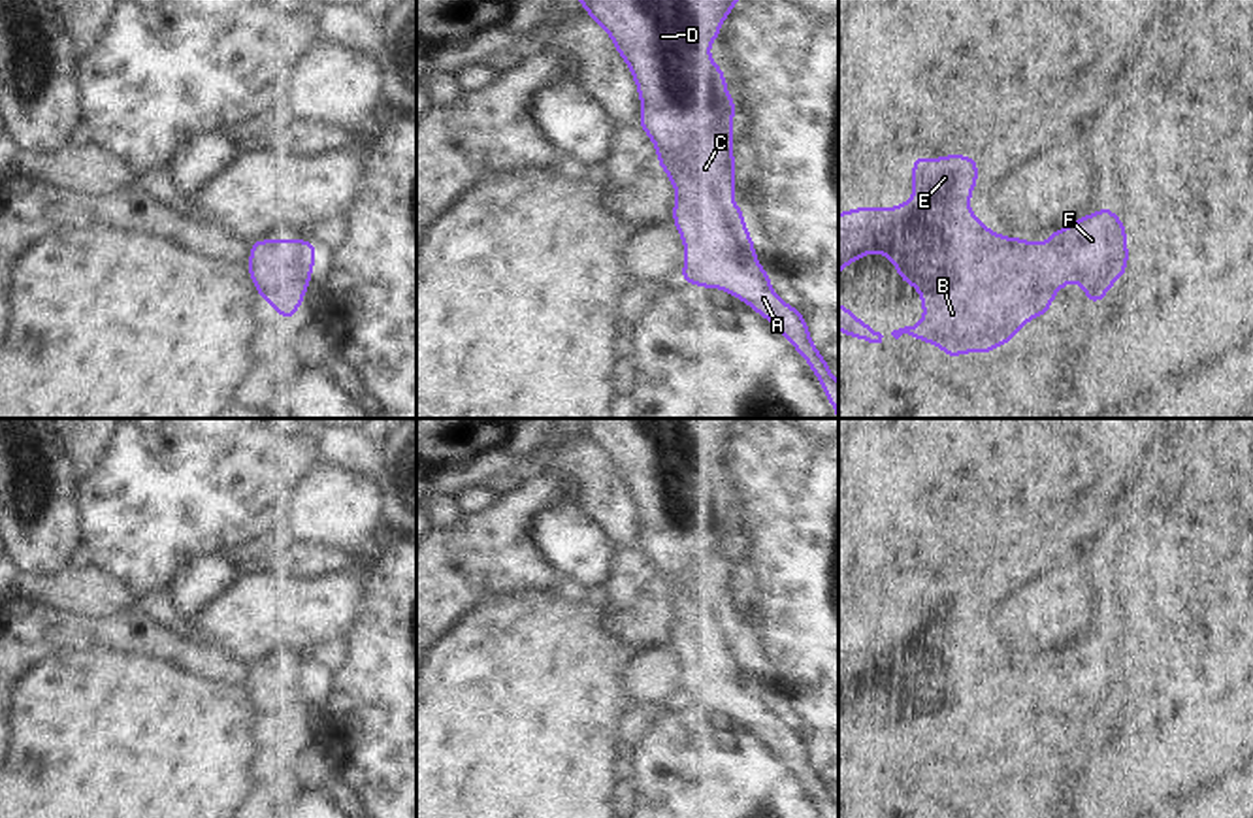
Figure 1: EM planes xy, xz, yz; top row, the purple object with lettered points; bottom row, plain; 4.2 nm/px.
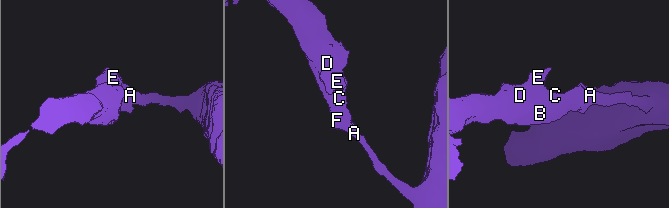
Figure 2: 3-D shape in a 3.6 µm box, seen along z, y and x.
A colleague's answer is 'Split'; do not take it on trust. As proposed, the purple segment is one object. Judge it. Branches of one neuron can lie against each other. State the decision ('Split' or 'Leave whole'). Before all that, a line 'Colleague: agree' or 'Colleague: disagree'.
Colleague: disagree
Leave whole.

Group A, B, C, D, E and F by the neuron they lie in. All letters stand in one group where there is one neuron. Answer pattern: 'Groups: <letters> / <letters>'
Groups: A B C D E F.

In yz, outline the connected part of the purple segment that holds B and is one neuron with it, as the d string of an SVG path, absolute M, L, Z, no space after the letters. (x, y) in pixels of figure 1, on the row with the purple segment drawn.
M967 155L912 158L912 198L895 207L854 207L838 213L838 275L871 253L884 254L899 279L919 292L923 319L893 330L931 343L948 358L989 354L1010 343L1019 328L1044 317L1055 294L1068 283L1083 288L1095 305L1104 300L1129 264L1127 230L1108 207L1083 215L1053 230L1048 241L1027 241L995 234L972 211L970 198L978 185L978 160Z

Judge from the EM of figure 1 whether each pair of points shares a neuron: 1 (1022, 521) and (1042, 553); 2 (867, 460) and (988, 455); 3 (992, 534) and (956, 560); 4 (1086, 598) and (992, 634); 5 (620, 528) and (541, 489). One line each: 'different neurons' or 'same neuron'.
1: different neurons
2: same neuron
3: same neuron
4: same neuron
5: different neurons

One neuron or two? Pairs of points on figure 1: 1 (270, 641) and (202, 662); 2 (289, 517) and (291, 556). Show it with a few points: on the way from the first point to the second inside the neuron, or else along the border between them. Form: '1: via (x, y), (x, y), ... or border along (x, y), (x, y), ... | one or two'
1: border along (189, 638), (204, 645), (221, 647), (249, 664) | two
2: border along (272, 538), (325, 543), (334, 549) | two

